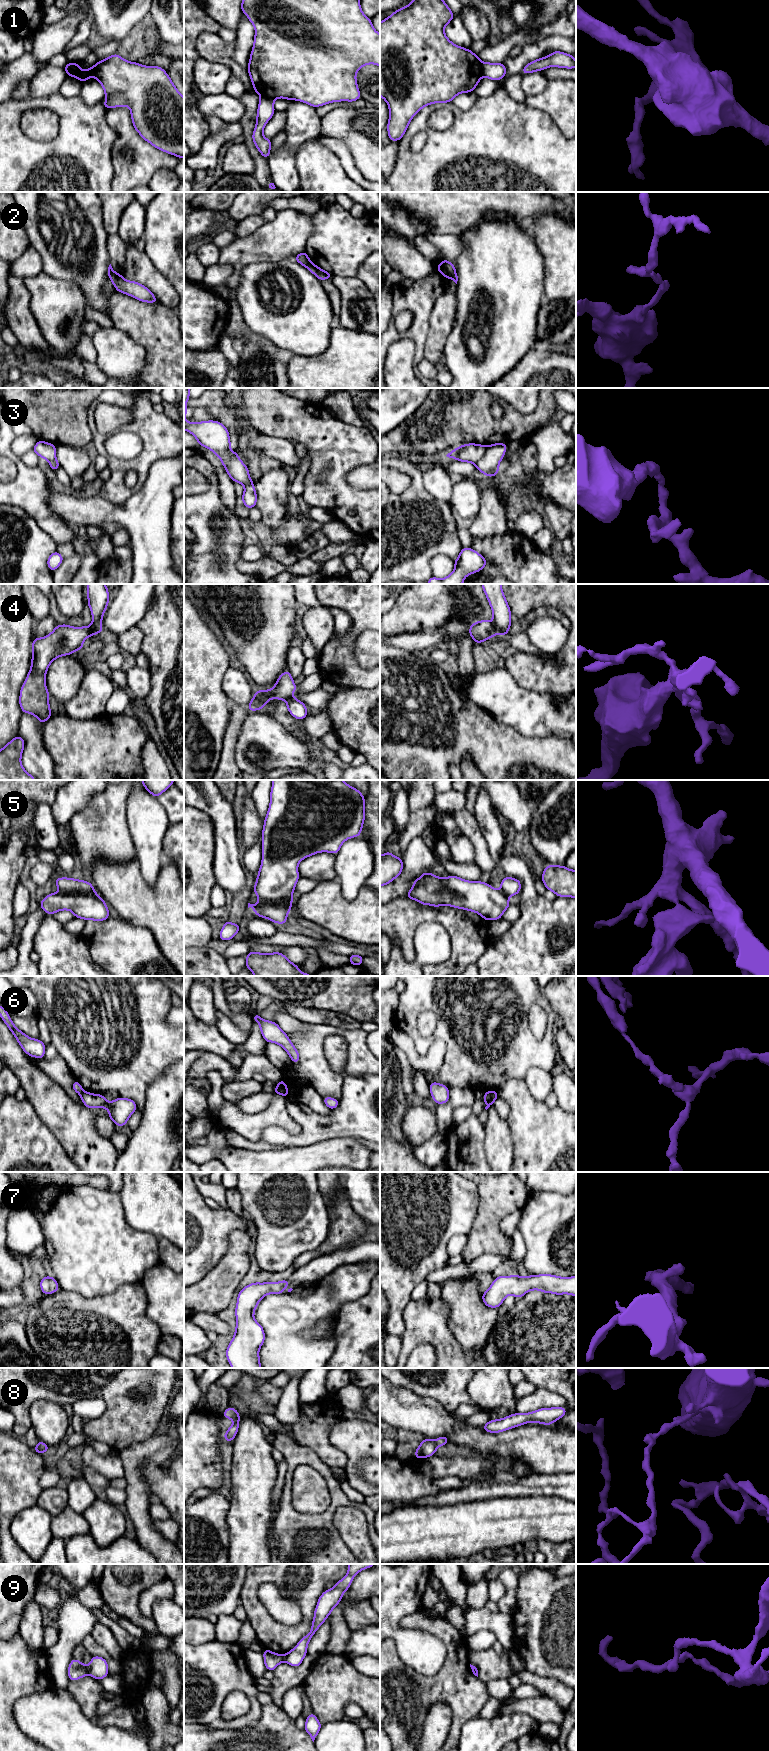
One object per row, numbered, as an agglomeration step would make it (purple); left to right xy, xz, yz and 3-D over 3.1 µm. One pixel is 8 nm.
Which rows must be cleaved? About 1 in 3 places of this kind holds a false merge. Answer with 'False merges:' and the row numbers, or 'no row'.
False merges: 1, 2, 3, 4, 5, 6, 9

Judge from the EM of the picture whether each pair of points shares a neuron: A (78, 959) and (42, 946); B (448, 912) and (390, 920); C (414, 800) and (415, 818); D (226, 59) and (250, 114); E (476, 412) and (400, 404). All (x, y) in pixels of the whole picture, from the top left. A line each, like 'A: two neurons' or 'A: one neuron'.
A: one neuron
B: one neuron
C: two neurons
D: two neurons
E: two neurons

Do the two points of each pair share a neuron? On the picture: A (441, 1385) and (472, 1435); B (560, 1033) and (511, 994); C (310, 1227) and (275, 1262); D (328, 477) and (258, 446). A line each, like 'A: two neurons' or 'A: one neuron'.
A: two neurons
B: two neurons
C: one neuron
D: two neurons

